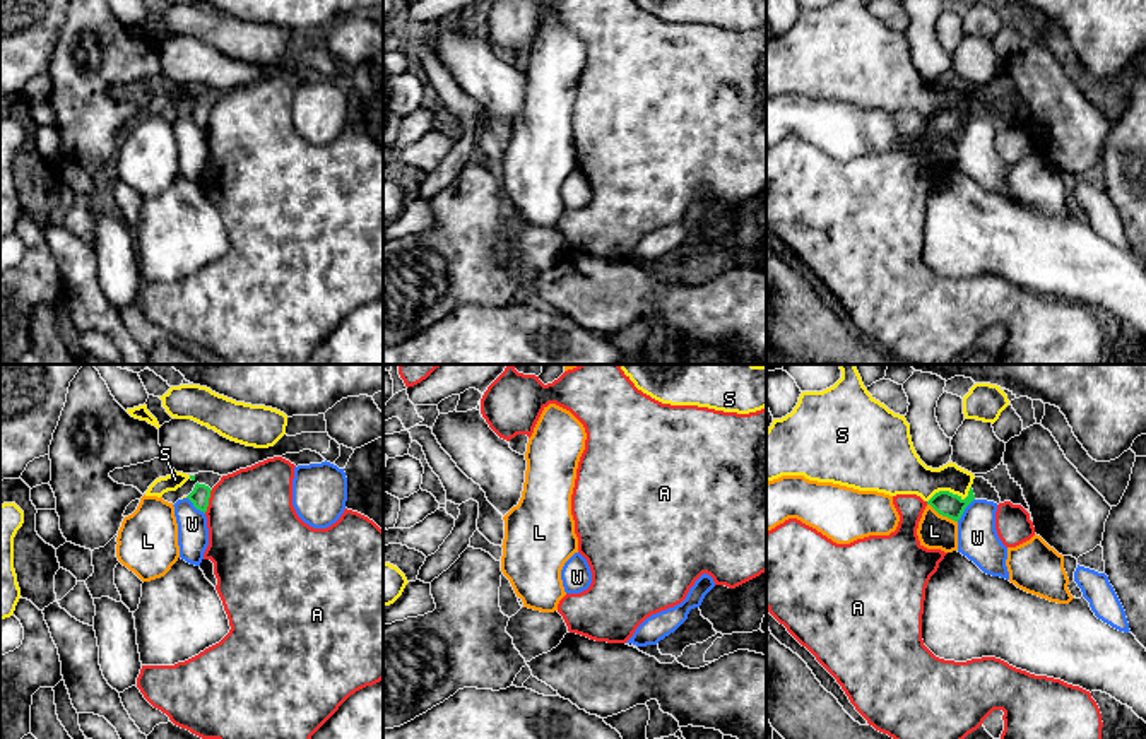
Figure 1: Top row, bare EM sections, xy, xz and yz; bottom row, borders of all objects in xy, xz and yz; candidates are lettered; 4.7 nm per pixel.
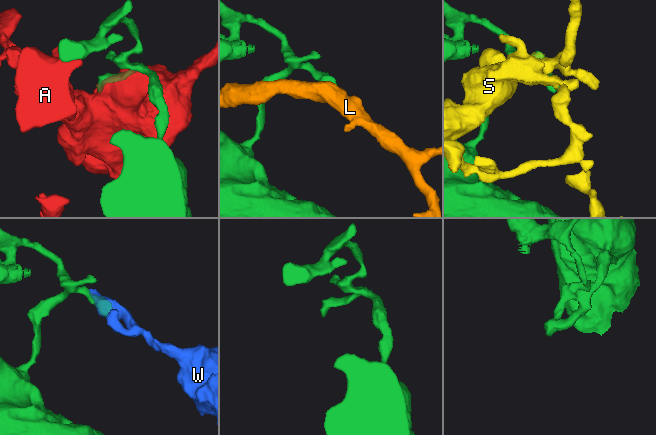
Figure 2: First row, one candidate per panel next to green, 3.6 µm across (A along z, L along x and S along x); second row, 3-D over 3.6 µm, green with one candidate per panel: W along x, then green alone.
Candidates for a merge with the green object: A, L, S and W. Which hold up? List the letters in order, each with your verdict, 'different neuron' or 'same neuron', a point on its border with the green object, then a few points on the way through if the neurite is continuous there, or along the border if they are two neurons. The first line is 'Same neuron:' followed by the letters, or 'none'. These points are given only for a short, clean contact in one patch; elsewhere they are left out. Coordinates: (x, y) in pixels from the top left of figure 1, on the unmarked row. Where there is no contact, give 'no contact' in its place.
Same neuron: none
A: different neuron | xy (207, 118)
L: different neuron | yz (943, 132)
S: different neuron | yz (951, 110)
W: different neuron | yz (963, 127) | along yz (974, 115), (956, 137)

